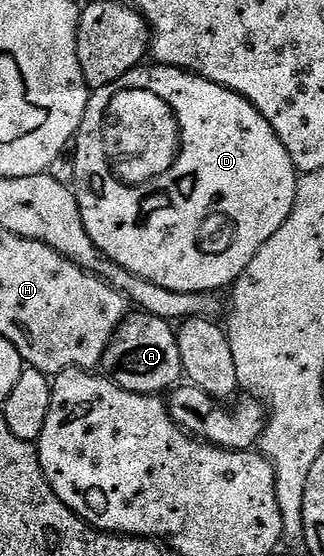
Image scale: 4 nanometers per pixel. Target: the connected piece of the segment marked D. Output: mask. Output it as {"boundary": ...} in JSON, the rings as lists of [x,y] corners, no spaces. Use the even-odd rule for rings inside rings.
{"boundary":[[[148,65],[135,66],[130,72],[126,72],[126,76],[122,76],[105,86],[95,87],[91,91],[86,116],[82,120],[80,130],[74,139],[74,150],[76,146],[76,182],[74,181],[74,189],[78,200],[78,208],[82,212],[82,224],[86,224],[86,232],[90,236],[90,240],[111,262],[116,262],[122,268],[126,268],[154,284],[162,284],[162,288],[170,288],[170,292],[175,294],[220,292],[223,286],[224,289],[231,287],[232,283],[238,280],[238,276],[242,276],[246,264],[250,264],[250,260],[254,260],[254,256],[258,256],[258,248],[262,248],[262,244],[266,244],[266,240],[270,240],[270,236],[274,236],[274,232],[278,232],[278,228],[282,228],[282,224],[286,224],[286,220],[294,208],[298,171],[296,165],[292,162],[290,152],[286,152],[282,140],[276,135],[274,128],[266,120],[266,116],[262,116],[262,112],[258,112],[258,108],[254,108],[254,104],[250,104],[240,94],[227,90],[216,82],[211,82],[209,78],[203,78],[201,74],[193,74],[190,70],[182,70],[179,66]],[[128,89],[155,91],[175,114],[180,129],[179,153],[176,159],[173,160],[171,168],[153,181],[143,182],[140,185],[128,185],[117,178],[111,164],[108,162],[106,148],[103,144],[104,117],[110,107],[110,102],[114,100],[117,91]]]}

